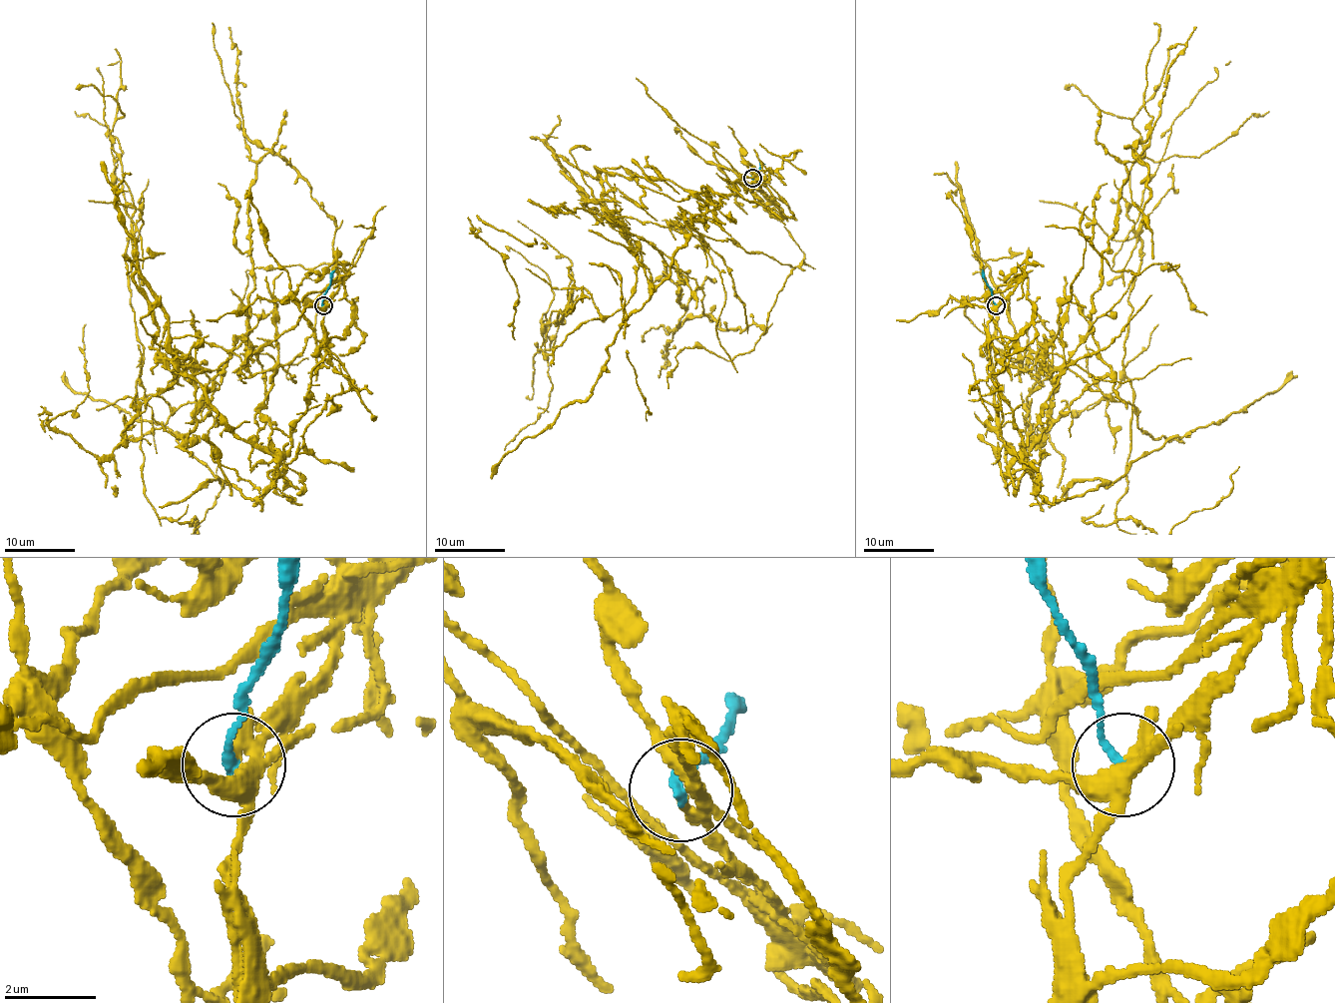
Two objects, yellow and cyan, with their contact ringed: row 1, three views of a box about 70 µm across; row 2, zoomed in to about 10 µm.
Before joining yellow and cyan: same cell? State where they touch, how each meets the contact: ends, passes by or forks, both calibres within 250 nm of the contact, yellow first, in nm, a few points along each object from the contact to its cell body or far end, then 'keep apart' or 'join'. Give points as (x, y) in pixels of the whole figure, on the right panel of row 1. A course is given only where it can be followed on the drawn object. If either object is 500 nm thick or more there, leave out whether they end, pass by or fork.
place (996, 305); yellow forks; cyan ends; calibres 320 and 200 nm; course yellow (996, 305), (1016, 455), (992, 349), (1069, 367), (1140, 430), (1123, 354), (1142, 137), (1065, 89); course cyan (996, 305), (982, 269); keep apart

